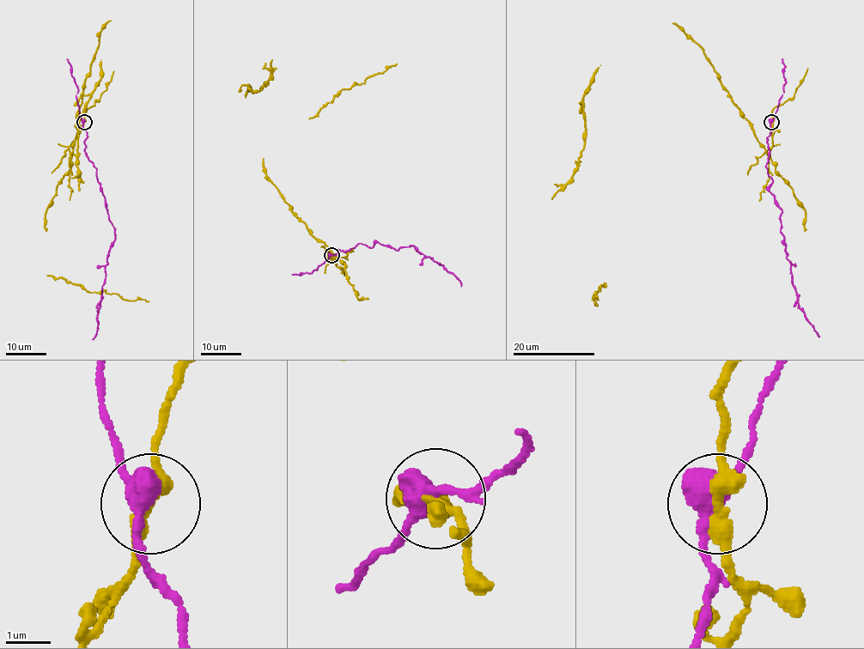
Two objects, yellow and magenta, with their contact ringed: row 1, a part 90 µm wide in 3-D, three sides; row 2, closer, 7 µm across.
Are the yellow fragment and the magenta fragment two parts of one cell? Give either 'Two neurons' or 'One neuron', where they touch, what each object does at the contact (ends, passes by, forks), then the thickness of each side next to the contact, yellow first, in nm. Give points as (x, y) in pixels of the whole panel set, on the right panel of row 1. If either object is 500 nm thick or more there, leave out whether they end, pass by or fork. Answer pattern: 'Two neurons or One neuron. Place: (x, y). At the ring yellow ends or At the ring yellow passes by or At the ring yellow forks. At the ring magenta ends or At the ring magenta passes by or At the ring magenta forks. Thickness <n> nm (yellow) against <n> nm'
Two neurons. Place: (771, 122). At the ring yellow passes by. At the ring magenta passes by. Thickness 320 nm (yellow) against 460 nm

